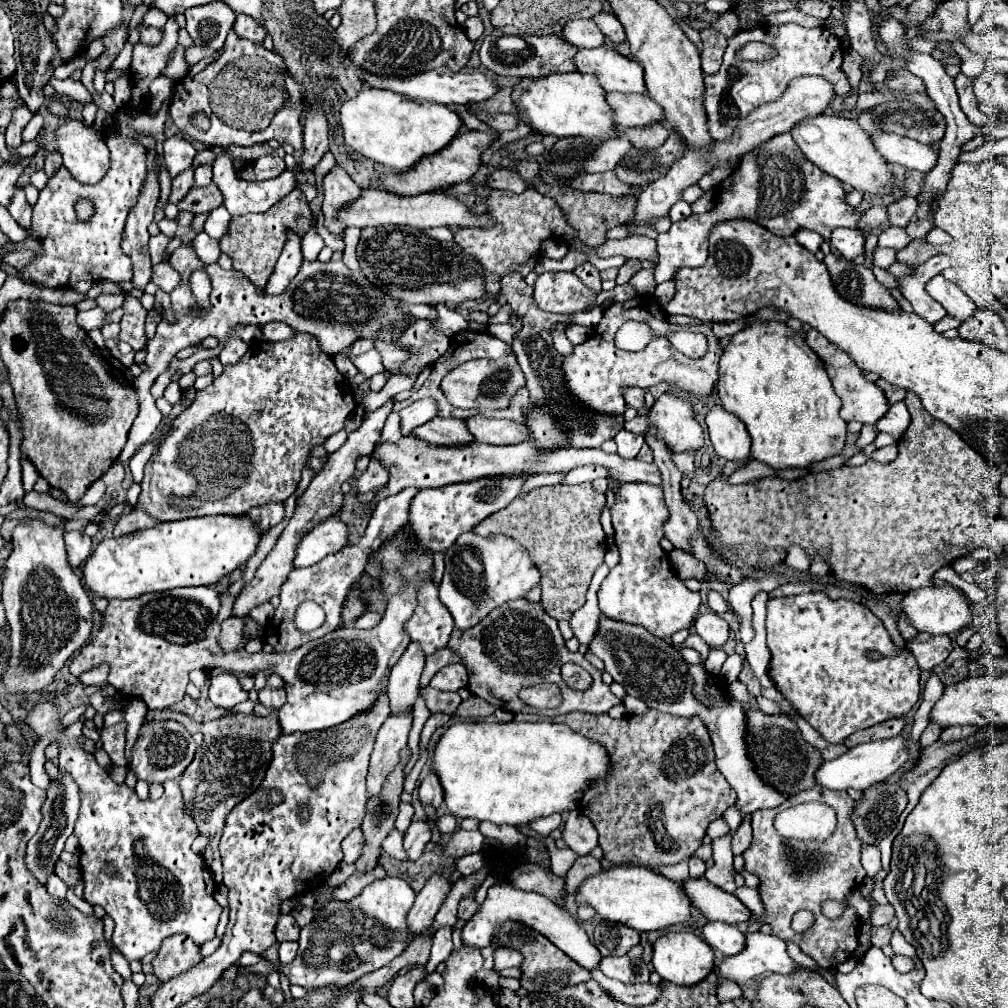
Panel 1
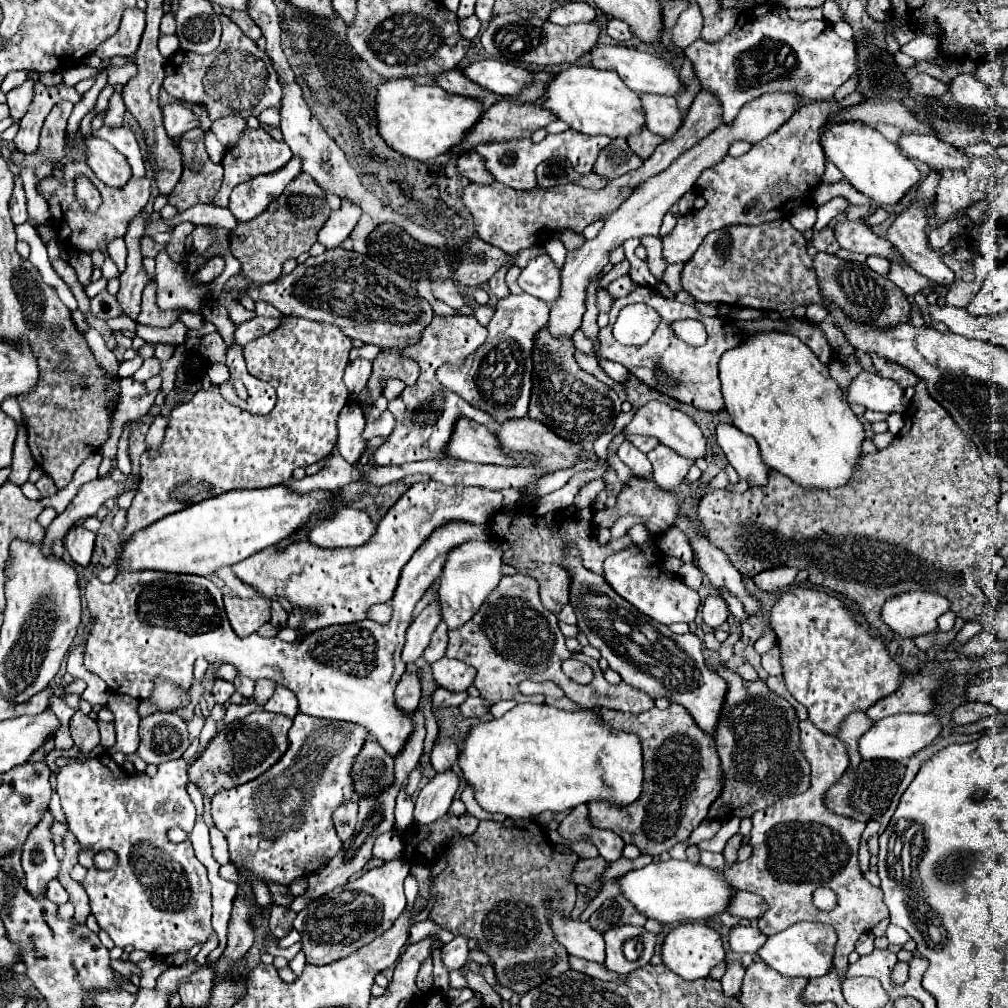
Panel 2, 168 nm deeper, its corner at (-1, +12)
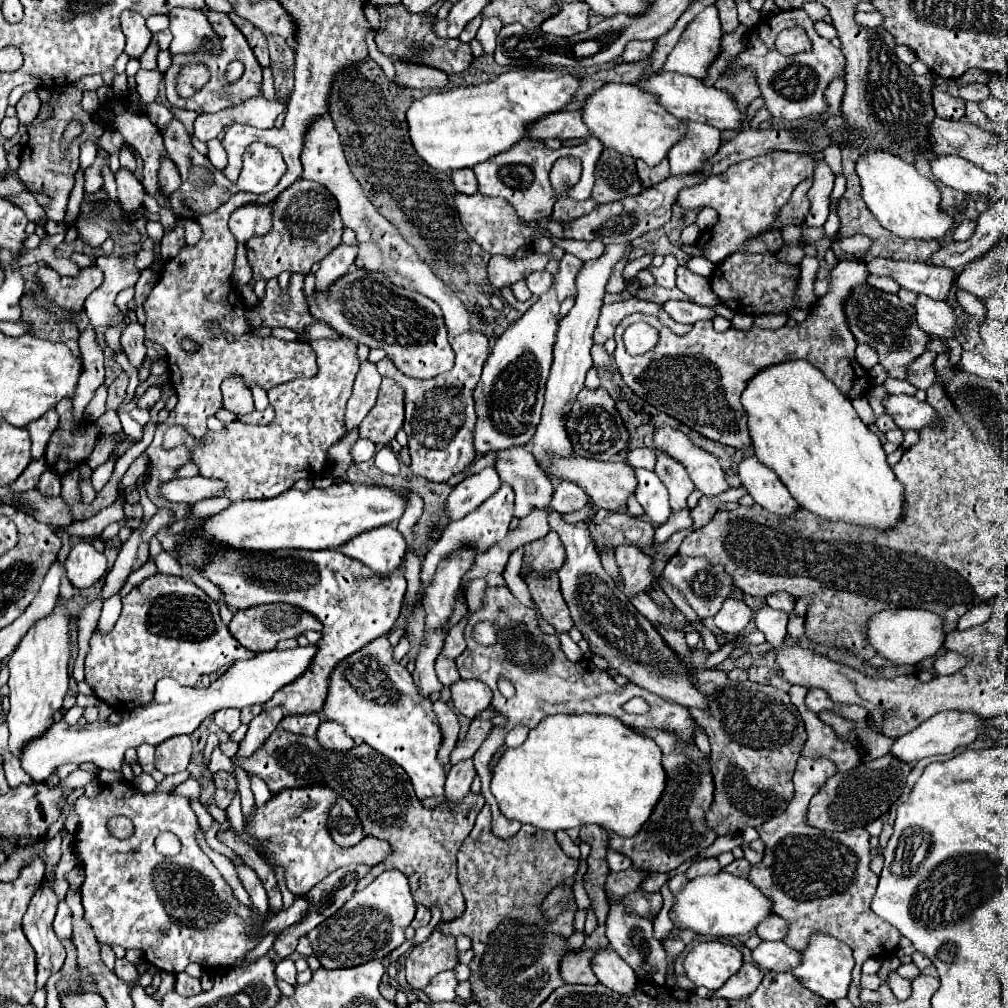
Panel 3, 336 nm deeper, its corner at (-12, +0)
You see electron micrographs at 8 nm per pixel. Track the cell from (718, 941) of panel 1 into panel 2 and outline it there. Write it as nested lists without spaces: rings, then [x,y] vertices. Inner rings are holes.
[[[733,926],[729,932],[729,946],[731,950],[739,954],[757,952],[765,944],[765,940],[767,936],[761,934],[759,928],[753,928],[753,926]]]

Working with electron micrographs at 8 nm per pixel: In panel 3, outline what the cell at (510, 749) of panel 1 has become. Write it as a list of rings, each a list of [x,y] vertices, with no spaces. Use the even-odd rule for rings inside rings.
[[[562,714],[548,716],[536,728],[530,730],[528,740],[504,752],[494,768],[490,790],[498,800],[502,814],[522,824],[532,824],[540,830],[568,830],[582,824],[596,824],[618,836],[634,836],[648,822],[654,806],[658,804],[664,786],[666,772],[662,768],[662,752],[658,744],[622,724],[608,714]]]

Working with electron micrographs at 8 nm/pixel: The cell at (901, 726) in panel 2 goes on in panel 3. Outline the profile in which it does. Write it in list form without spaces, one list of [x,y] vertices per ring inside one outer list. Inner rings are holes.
[[[946,710],[940,712],[936,716],[932,716],[930,720],[922,722],[918,728],[914,728],[912,732],[900,736],[894,746],[892,746],[892,754],[914,766],[918,760],[926,758],[926,756],[936,756],[936,754],[952,754],[956,748],[964,748],[968,744],[972,744],[974,740],[978,740],[980,736],[986,736],[986,720],[980,716],[974,716],[972,712],[960,712],[960,710]]]

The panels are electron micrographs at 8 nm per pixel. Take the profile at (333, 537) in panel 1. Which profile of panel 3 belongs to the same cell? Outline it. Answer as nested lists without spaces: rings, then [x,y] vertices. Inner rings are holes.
[[[388,524],[384,528],[374,528],[362,536],[356,536],[356,540],[350,540],[340,550],[350,558],[360,560],[376,576],[390,576],[404,564],[406,540],[394,528],[394,524]]]

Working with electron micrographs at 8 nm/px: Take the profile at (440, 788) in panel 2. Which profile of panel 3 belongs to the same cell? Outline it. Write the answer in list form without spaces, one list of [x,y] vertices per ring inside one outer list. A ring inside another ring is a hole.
[[[472,758],[462,760],[460,764],[454,764],[446,778],[446,798],[452,802],[460,802],[466,794],[470,794],[470,784],[476,776]]]

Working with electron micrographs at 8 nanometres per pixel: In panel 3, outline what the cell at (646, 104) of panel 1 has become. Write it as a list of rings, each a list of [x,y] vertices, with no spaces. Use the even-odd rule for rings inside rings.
[[[688,122],[688,134],[668,154],[672,176],[690,176],[702,170],[720,148],[720,130],[700,122]]]

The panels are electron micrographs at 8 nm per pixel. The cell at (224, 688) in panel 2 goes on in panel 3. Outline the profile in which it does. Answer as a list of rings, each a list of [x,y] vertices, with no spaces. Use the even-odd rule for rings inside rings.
[[[220,710],[214,714],[214,722],[222,732],[230,734],[240,726],[240,710]]]

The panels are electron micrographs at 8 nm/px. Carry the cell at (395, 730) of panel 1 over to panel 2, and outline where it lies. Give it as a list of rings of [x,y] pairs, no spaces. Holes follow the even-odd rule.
[[[403,674],[397,688],[395,688],[395,704],[401,708],[405,714],[413,714],[417,710],[421,698],[421,688],[419,688],[419,676],[415,674]]]

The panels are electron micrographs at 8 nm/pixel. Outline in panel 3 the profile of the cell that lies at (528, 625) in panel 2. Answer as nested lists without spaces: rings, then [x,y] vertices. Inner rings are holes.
[[[498,586],[498,588],[490,588],[484,596],[484,604],[466,620],[466,630],[464,630],[464,638],[466,638],[466,650],[456,658],[456,666],[460,672],[462,680],[482,680],[492,692],[494,692],[494,700],[492,706],[502,712],[504,716],[508,716],[508,724],[504,728],[494,728],[490,732],[490,736],[486,738],[486,742],[480,746],[480,750],[474,754],[474,766],[478,770],[478,776],[482,778],[482,796],[486,798],[486,802],[492,808],[492,832],[496,836],[508,838],[514,836],[520,830],[520,822],[516,820],[508,820],[502,816],[496,798],[490,792],[490,780],[492,780],[492,768],[490,762],[494,758],[494,754],[498,752],[498,748],[502,748],[506,734],[514,728],[514,726],[528,726],[528,728],[536,728],[536,724],[540,724],[540,720],[544,716],[550,714],[584,714],[584,712],[594,712],[594,714],[612,714],[616,718],[620,718],[626,726],[638,728],[638,730],[646,730],[646,728],[658,728],[658,730],[666,730],[666,732],[674,732],[678,736],[678,740],[682,744],[694,744],[694,720],[690,718],[688,710],[680,704],[672,704],[670,700],[664,700],[644,688],[638,688],[636,684],[626,684],[626,686],[618,686],[614,682],[614,678],[610,678],[608,672],[600,670],[590,662],[590,660],[580,660],[578,664],[570,662],[558,642],[558,636],[546,636],[540,632],[538,628],[538,620],[536,620],[536,610],[522,606],[506,586]],[[480,620],[488,620],[492,624],[498,626],[498,642],[490,648],[480,646],[474,642],[472,638],[472,628],[476,622]],[[498,676],[506,676],[508,680],[512,680],[514,688],[516,688],[516,696],[506,700],[498,688],[496,688],[496,680]],[[640,696],[648,702],[648,714],[646,716],[630,716],[628,712],[622,710],[622,704],[626,704],[630,698]]]

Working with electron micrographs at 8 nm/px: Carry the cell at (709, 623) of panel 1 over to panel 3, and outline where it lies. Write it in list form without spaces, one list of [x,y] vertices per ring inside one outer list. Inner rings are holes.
[[[728,598],[720,612],[714,616],[714,624],[718,630],[722,630],[726,636],[736,636],[742,632],[748,622],[752,620],[752,608],[744,600],[732,600]]]

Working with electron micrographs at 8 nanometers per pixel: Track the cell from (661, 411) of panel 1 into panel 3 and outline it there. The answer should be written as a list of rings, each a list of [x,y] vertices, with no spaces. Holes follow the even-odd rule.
[[[662,426],[654,434],[654,442],[658,450],[672,456],[688,470],[696,490],[700,490],[704,496],[718,496],[730,488],[718,460],[694,446],[686,434],[670,426]]]

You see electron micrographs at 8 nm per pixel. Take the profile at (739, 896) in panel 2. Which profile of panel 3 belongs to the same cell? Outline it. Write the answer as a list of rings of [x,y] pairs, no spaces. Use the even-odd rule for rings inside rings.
[[[772,914],[756,928],[756,934],[762,940],[784,940],[788,934],[788,924],[780,916]]]

